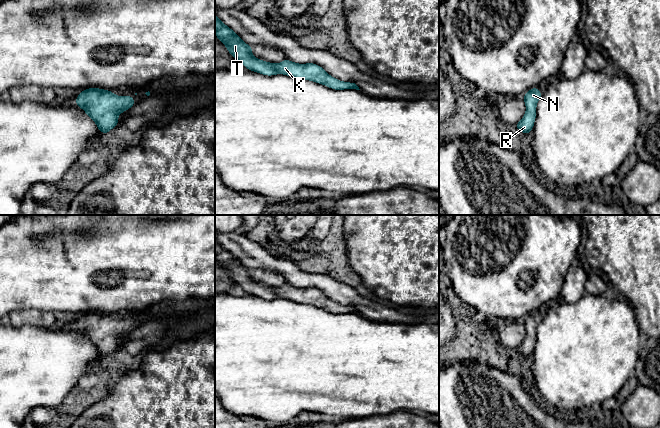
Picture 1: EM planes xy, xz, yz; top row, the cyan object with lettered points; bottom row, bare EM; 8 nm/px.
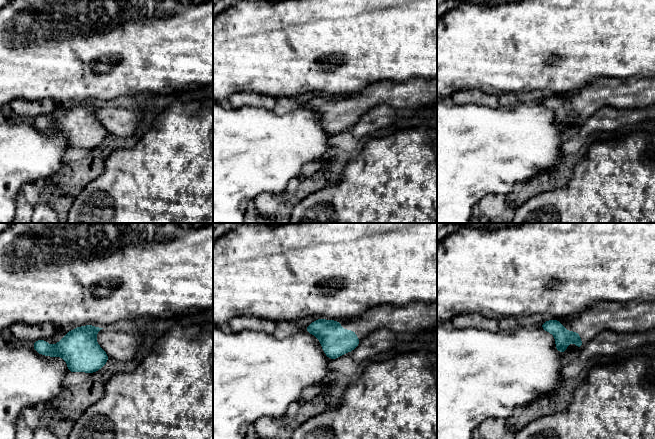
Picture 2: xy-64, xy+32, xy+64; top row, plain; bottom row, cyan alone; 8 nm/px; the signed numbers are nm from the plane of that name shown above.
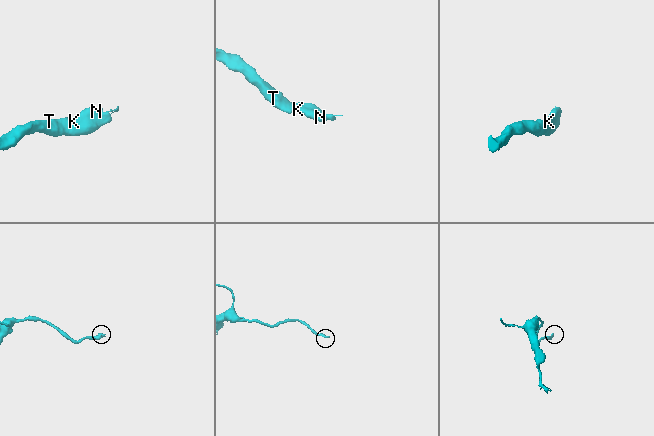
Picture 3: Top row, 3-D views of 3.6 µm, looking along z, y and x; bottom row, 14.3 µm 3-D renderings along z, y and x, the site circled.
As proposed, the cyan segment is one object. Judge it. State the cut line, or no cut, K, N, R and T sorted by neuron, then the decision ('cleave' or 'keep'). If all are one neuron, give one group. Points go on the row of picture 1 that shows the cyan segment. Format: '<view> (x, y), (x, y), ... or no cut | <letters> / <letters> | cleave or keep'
no cut | K N R T | keep

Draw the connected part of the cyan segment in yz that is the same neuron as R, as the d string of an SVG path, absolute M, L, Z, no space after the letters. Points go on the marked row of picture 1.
M535 87L526 92L522 98L526 104L526 113L525 116L515 125L520 132L524 134L531 133L536 119L536 105L541 96L542 93L537 87Z

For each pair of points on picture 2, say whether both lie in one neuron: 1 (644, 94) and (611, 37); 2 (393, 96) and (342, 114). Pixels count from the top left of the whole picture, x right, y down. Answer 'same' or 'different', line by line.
1: different
2: same

